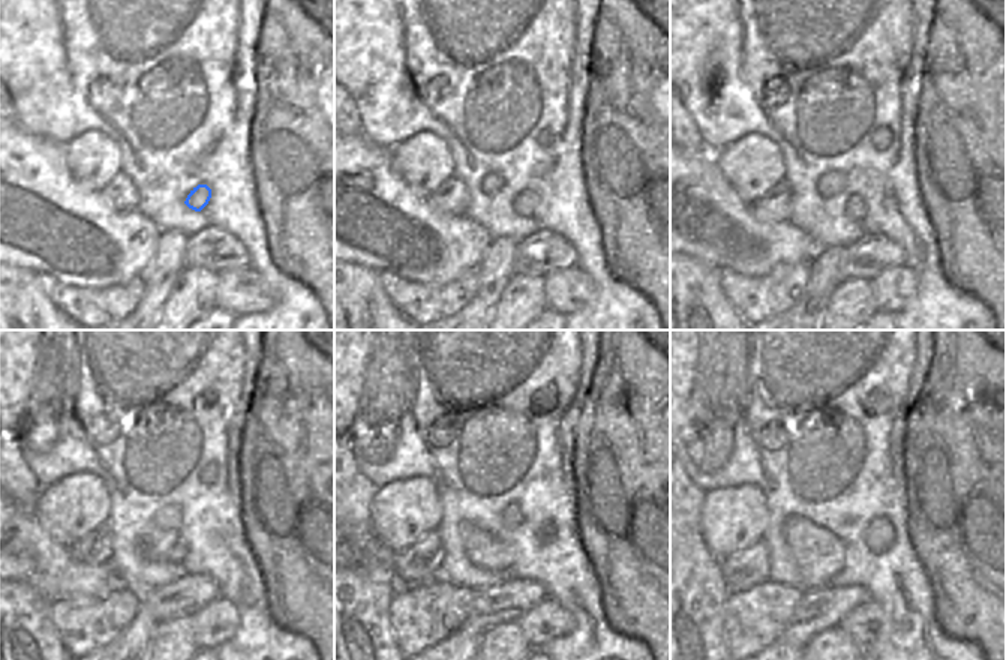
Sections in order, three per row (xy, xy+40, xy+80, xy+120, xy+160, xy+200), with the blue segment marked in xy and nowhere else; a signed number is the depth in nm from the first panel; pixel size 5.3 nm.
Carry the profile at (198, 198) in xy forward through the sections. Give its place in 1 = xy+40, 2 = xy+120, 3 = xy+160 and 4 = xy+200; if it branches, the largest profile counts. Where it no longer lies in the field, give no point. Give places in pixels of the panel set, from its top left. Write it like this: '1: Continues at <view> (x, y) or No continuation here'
1: Continues at xy+40 (525, 203)
2: Continues at xy+120 (179, 549)
3: Continues at xy+160 (483, 549)
4: Continues at xy+200 (819, 555)

